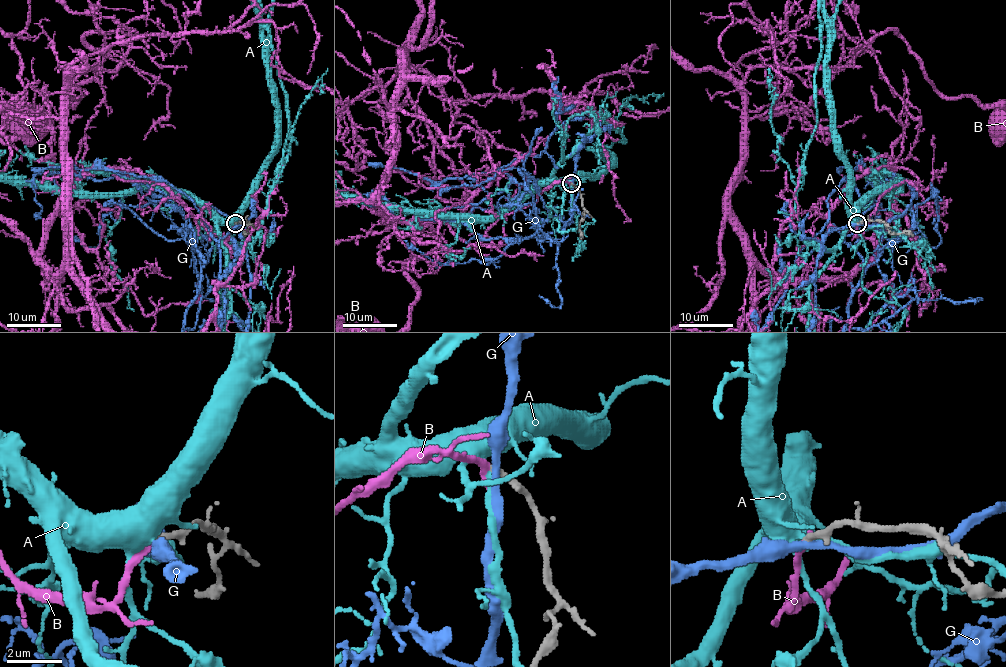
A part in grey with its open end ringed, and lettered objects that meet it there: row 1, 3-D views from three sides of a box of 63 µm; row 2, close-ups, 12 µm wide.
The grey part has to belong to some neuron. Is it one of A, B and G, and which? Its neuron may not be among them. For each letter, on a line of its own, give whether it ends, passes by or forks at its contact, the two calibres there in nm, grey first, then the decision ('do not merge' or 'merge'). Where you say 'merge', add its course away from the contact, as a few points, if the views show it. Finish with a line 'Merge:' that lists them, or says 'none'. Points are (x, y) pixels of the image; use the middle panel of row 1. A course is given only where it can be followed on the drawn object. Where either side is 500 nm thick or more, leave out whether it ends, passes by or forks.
A: it passes by | 240/340 nm | do not merge
B: it ends | 240/280 nm | merge | via (570, 184), (478, 243), (399, 221), (375, 193), (400, 56), (470, 210), (424, 223), (408, 324)
G: it passes by | 280/300 nm | do not merge
Merge: B

